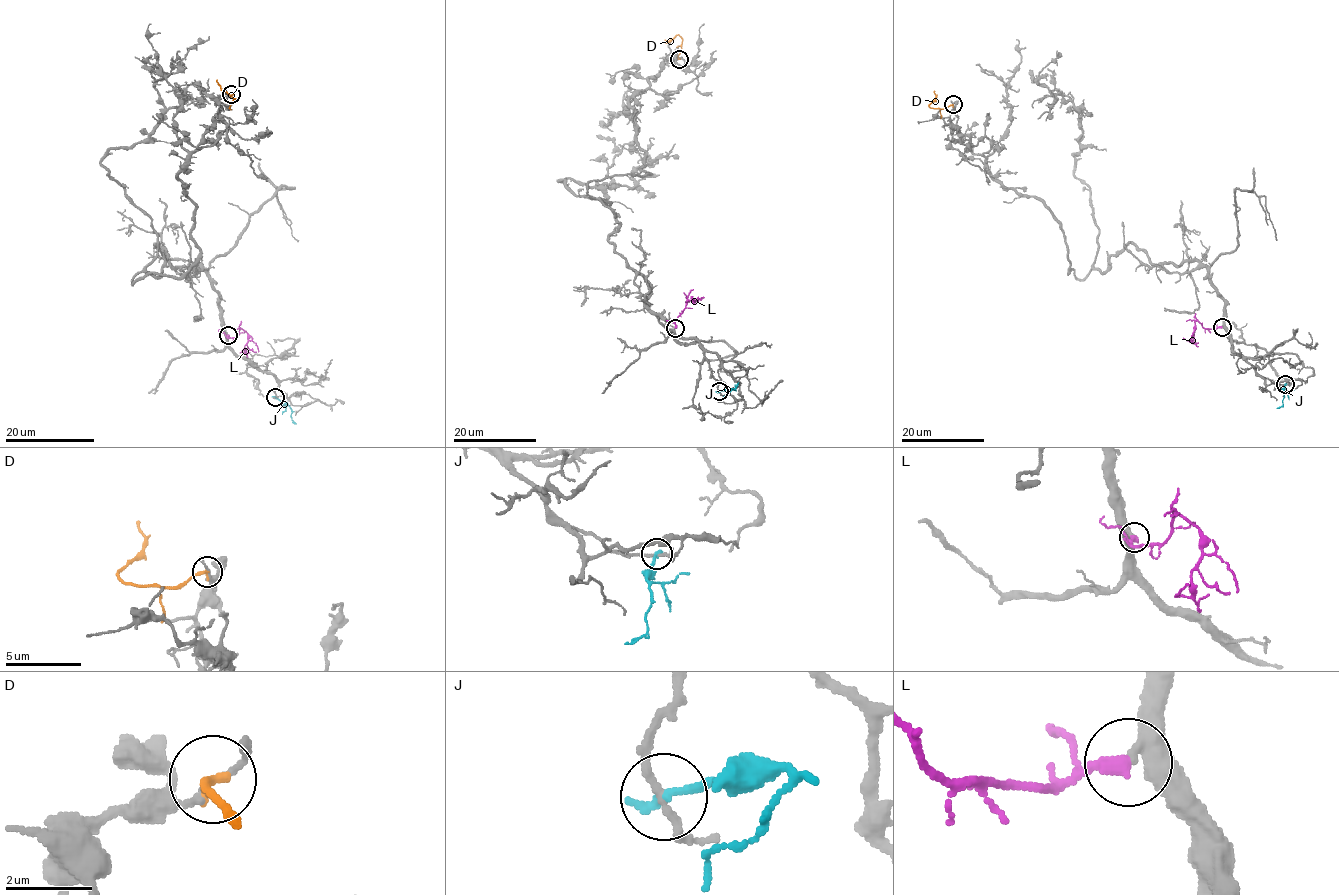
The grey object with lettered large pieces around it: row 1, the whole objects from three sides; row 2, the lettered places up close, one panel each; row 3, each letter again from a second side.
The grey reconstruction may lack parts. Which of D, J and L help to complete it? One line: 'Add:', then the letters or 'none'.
Add: L

